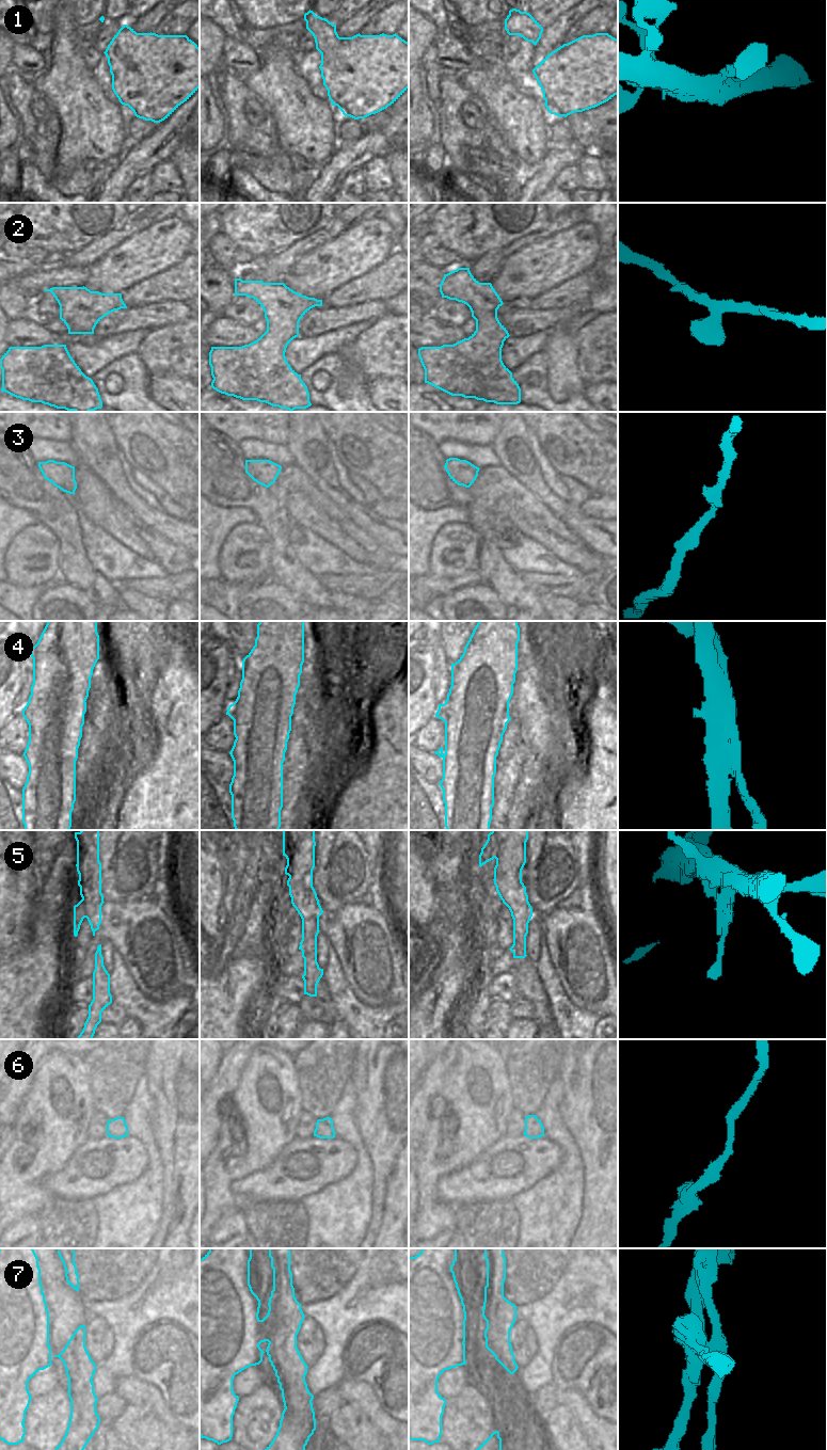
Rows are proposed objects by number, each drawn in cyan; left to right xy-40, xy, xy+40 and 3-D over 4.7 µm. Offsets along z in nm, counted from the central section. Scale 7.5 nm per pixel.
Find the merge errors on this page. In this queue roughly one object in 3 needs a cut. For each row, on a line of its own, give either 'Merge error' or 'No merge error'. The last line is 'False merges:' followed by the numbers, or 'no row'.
1: No merge error
2: No merge error
3: No merge error
4: Merge error
5: Merge error
6: No merge error
7: No merge error
False merges: 4, 5

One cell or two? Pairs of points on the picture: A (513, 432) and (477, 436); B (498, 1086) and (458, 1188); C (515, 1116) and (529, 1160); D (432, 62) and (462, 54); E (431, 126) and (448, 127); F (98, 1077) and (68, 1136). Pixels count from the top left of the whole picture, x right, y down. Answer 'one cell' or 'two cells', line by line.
A: two cells
B: two cells
C: two cells
D: two cells
E: two cells
F: two cells

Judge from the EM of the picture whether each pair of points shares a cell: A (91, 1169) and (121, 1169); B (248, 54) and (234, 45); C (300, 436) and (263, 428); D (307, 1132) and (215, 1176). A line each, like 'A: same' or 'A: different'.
A: same
B: same
C: different
D: different

